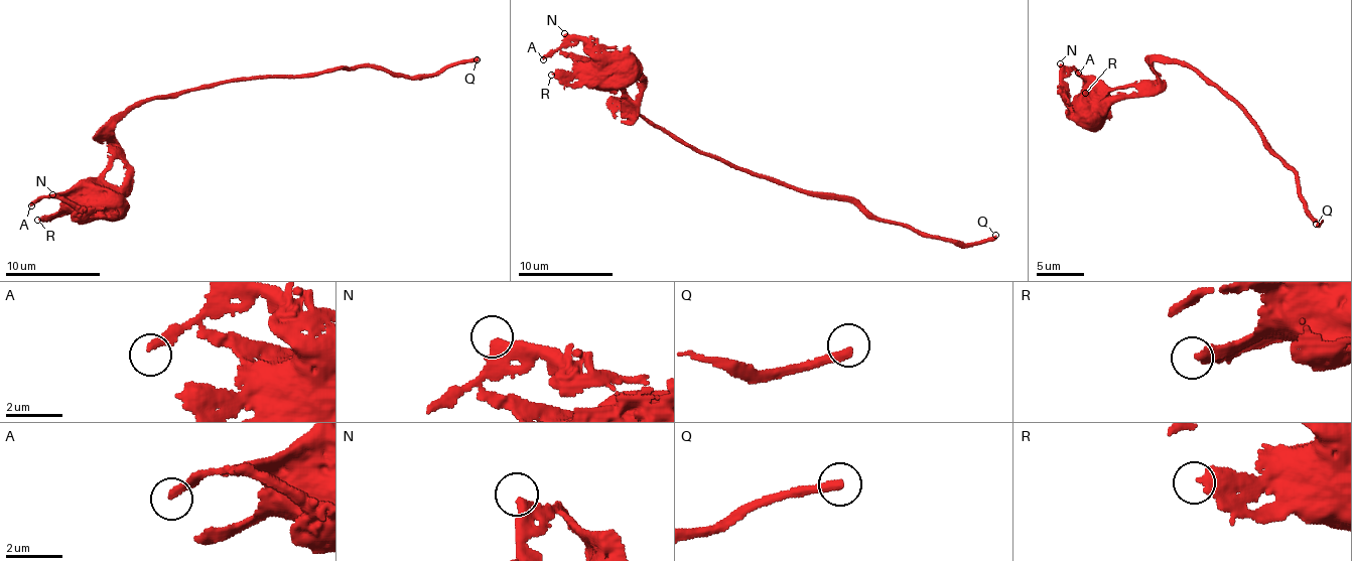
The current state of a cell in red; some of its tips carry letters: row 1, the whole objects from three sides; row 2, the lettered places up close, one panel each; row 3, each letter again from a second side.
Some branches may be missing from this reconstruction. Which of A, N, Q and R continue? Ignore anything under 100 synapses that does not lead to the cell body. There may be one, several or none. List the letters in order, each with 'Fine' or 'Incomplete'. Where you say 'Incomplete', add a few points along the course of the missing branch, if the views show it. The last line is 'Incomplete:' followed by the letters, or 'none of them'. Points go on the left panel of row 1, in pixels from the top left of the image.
A: Fine
N: Fine
Q: Incomplete
R: Fine
Incomplete: Q

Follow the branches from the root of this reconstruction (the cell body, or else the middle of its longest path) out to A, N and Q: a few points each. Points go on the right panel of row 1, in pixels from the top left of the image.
A: (1089, 105), (1088, 89), (1073, 67), (1078, 73)
N: (1089, 105), (1088, 89), (1083, 79), (1060, 63)
Q: (1089, 105), (1092, 97), (1157, 83), (1155, 60), (1189, 67), (1241, 107), (1265, 149), (1296, 174), (1316, 224)

